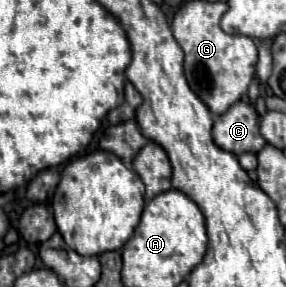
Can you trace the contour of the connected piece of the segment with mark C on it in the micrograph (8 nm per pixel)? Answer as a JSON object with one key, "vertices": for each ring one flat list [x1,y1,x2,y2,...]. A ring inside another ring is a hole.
{"vertices":[[235,102,225,114,213,122,213,140,231,154,257,154,267,142,259,134,259,116,247,102]]}

